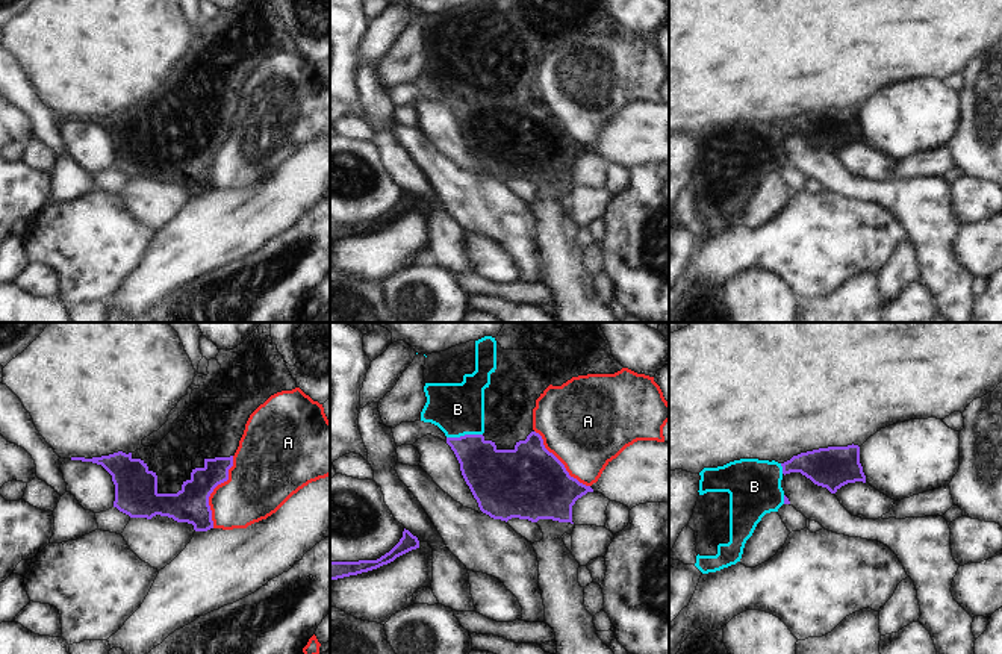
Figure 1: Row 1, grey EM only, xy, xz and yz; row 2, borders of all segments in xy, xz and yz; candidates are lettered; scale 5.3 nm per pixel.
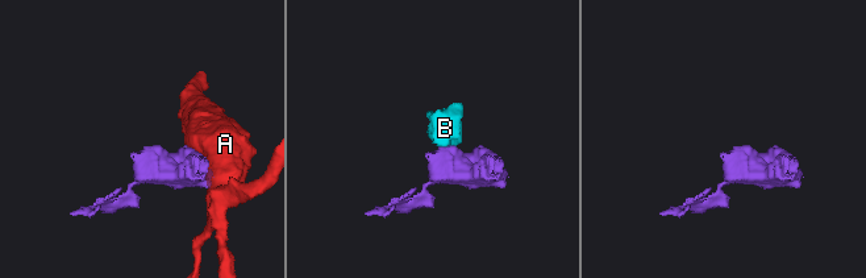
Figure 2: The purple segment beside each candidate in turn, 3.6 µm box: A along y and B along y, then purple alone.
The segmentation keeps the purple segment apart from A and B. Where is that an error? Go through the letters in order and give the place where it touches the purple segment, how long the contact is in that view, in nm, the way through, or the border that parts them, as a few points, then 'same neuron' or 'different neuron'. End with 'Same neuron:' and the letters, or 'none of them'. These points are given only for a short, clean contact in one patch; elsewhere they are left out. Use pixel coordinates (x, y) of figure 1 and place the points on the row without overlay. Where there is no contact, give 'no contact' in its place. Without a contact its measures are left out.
A: xy (212, 152) | 400 nm | same neuron
B: xz (465, 96) | 190 nm | along xz (482, 94), (447, 99) | different neuron
Same neuron: A

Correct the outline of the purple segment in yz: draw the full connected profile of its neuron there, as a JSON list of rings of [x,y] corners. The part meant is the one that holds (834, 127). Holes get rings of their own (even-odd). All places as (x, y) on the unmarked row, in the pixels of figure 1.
[[[828,107],[793,117],[781,124],[783,135],[801,133],[814,145],[836,154],[848,144],[863,142],[866,136],[860,124],[860,107]]]

